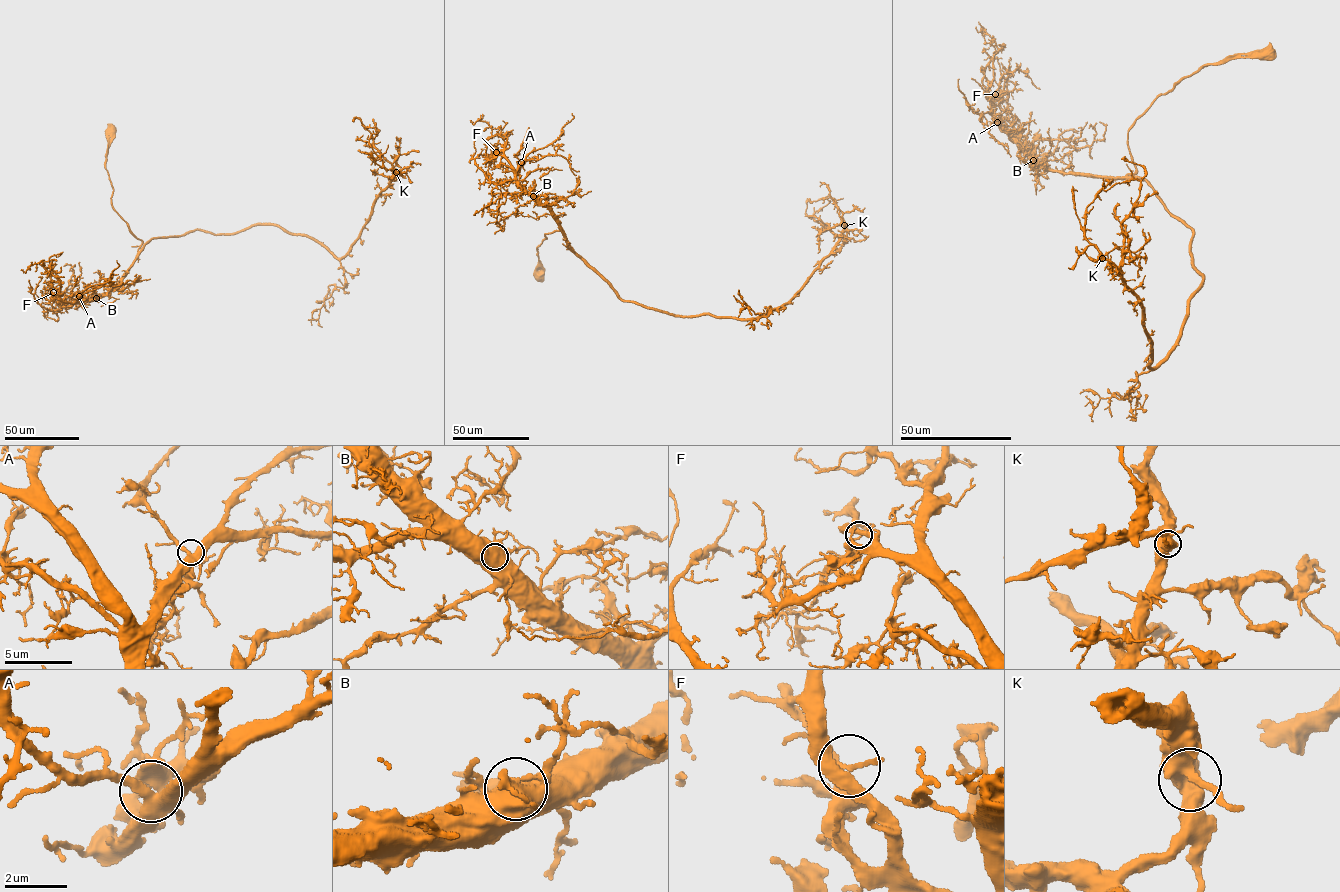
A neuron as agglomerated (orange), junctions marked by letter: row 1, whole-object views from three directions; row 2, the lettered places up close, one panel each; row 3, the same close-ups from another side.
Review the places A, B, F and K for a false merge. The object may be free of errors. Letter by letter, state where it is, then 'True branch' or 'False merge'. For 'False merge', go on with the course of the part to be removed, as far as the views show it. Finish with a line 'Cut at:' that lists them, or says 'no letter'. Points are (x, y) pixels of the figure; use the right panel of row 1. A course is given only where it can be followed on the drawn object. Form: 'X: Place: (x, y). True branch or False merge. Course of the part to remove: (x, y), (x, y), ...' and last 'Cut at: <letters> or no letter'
A: Place: (997, 122). True branch
B: Place: (1033, 160). True branch
F: Place: (995, 94). True branch
K: Place: (1102, 258). True branch
Cut at: no letter

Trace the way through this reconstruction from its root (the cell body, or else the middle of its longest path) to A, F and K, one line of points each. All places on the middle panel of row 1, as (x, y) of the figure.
A: (538, 277), (537, 246), (546, 238), (545, 234), (562, 230), (572, 250), (554, 213), (517, 180), (521, 162)
F: (538, 277), (537, 246), (545, 234), (562, 230), (572, 250), (554, 213), (522, 188), (496, 152)
K: (538, 277), (537, 246), (562, 230), (622, 300), (684, 316), (759, 318), (801, 288), (844, 225)

